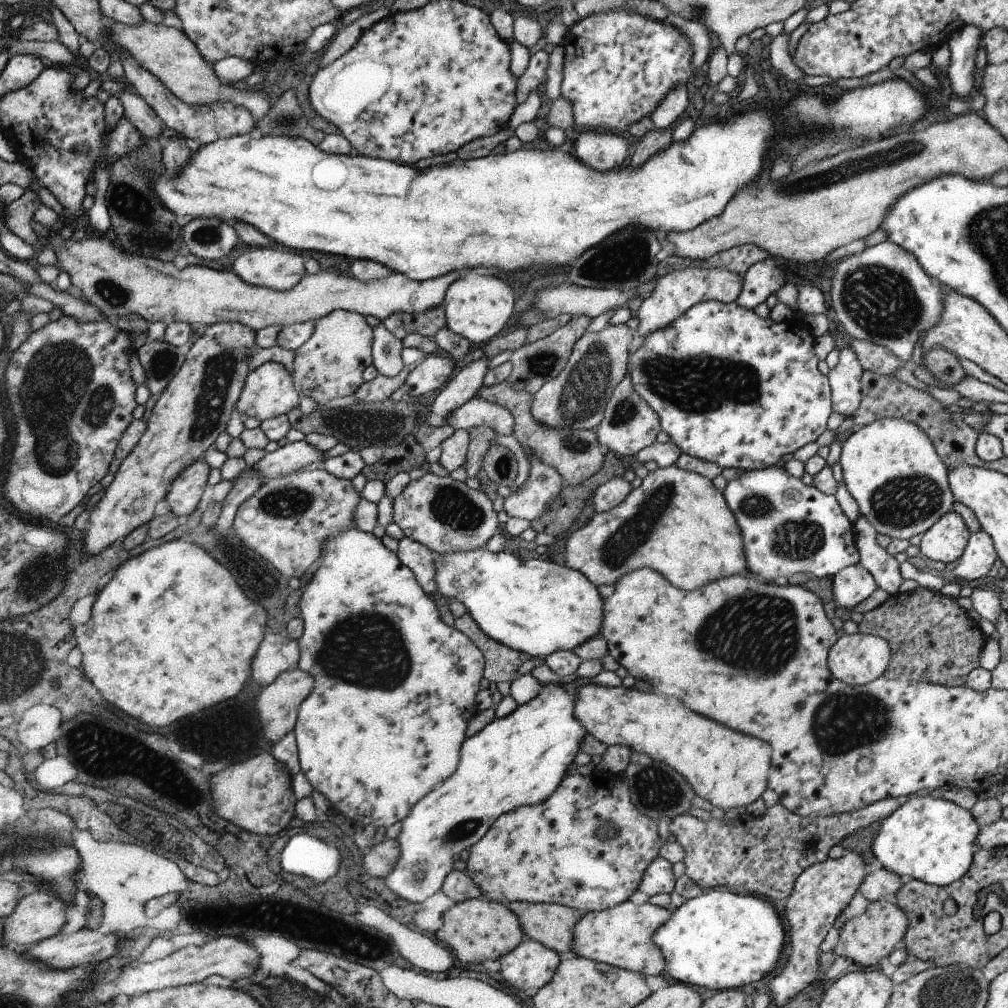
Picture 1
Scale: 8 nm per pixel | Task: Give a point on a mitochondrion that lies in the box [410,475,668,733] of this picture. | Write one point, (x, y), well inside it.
(451, 506)

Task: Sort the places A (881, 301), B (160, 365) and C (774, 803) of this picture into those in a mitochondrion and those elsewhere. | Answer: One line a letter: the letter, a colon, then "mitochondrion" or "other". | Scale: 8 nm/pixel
A: mitochondrion
B: mitochondrion
C: other

